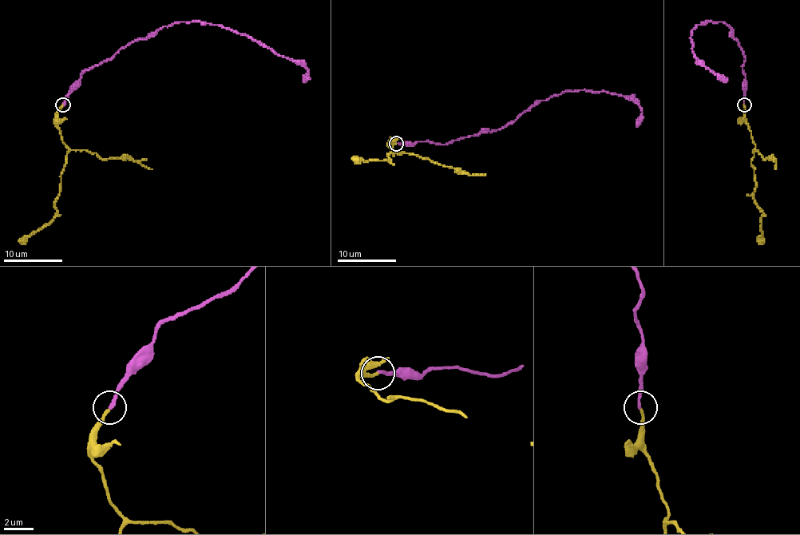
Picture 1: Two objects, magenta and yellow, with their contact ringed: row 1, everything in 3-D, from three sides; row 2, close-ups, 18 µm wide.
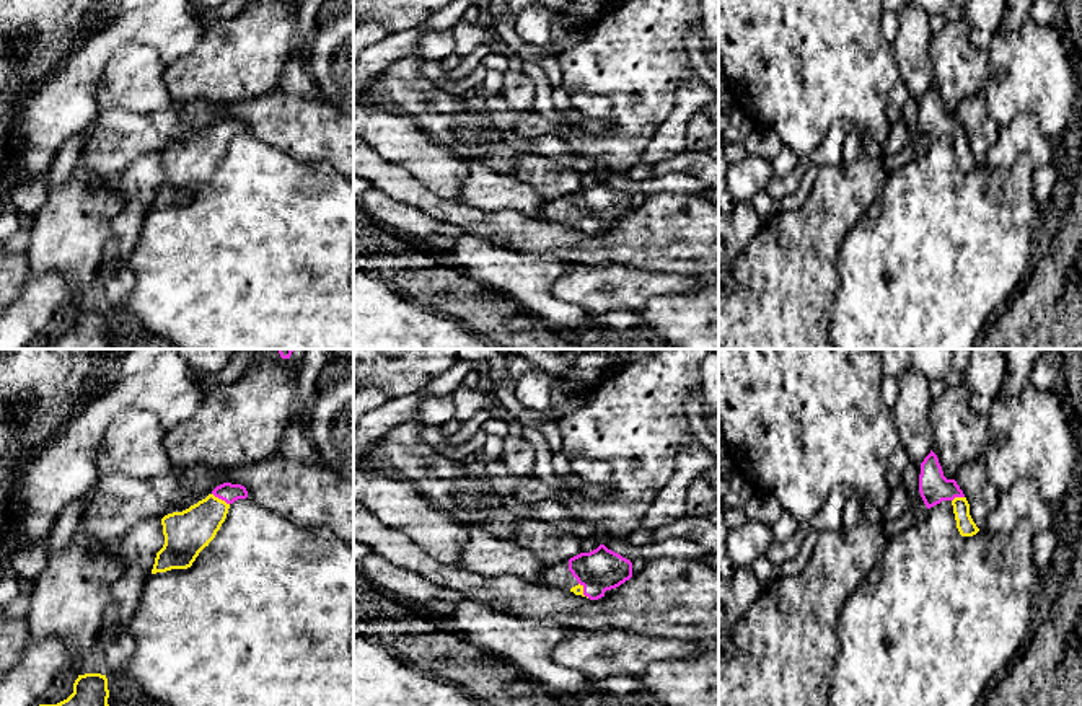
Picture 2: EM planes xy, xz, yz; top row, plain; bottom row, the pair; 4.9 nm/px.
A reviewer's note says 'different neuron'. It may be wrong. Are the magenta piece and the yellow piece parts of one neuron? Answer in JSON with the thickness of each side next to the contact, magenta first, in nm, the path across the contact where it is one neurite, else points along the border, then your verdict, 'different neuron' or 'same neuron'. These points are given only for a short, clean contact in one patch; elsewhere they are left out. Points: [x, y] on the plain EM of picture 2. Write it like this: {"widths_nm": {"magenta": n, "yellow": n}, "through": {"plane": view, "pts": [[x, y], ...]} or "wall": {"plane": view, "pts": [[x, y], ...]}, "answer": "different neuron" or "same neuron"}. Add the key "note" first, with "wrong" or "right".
{"note": "wrong", "widths_nm": {"magenta": 90, "yellow": 220}, "through": {"plane": "xy", "pts": [[227, 126], [220, 132], [186, 168]]}, "answer": "same neuron"}

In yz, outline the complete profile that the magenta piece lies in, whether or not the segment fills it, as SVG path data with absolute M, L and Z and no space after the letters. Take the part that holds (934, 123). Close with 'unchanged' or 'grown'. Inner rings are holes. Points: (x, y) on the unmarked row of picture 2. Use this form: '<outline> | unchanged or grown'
M930 88L921 98L919 127L927 143L950 135L957 155L957 163L961 171L973 171L979 166L970 150L970 139L955 114L943 111L937 90Z | grown

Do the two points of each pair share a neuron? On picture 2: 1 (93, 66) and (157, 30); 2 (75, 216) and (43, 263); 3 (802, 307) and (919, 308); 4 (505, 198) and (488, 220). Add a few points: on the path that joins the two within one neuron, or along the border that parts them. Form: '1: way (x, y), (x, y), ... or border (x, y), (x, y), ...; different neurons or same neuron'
1: way (105, 48), (123, 30), (139, 30); same neuron
2: way (72, 227), (51, 251); same neuron
3: border (836, 269), (838, 291), (826, 310), (826, 331); different neurons
4: border (460, 201), (483, 211), (519, 209), (532, 217); different neurons

